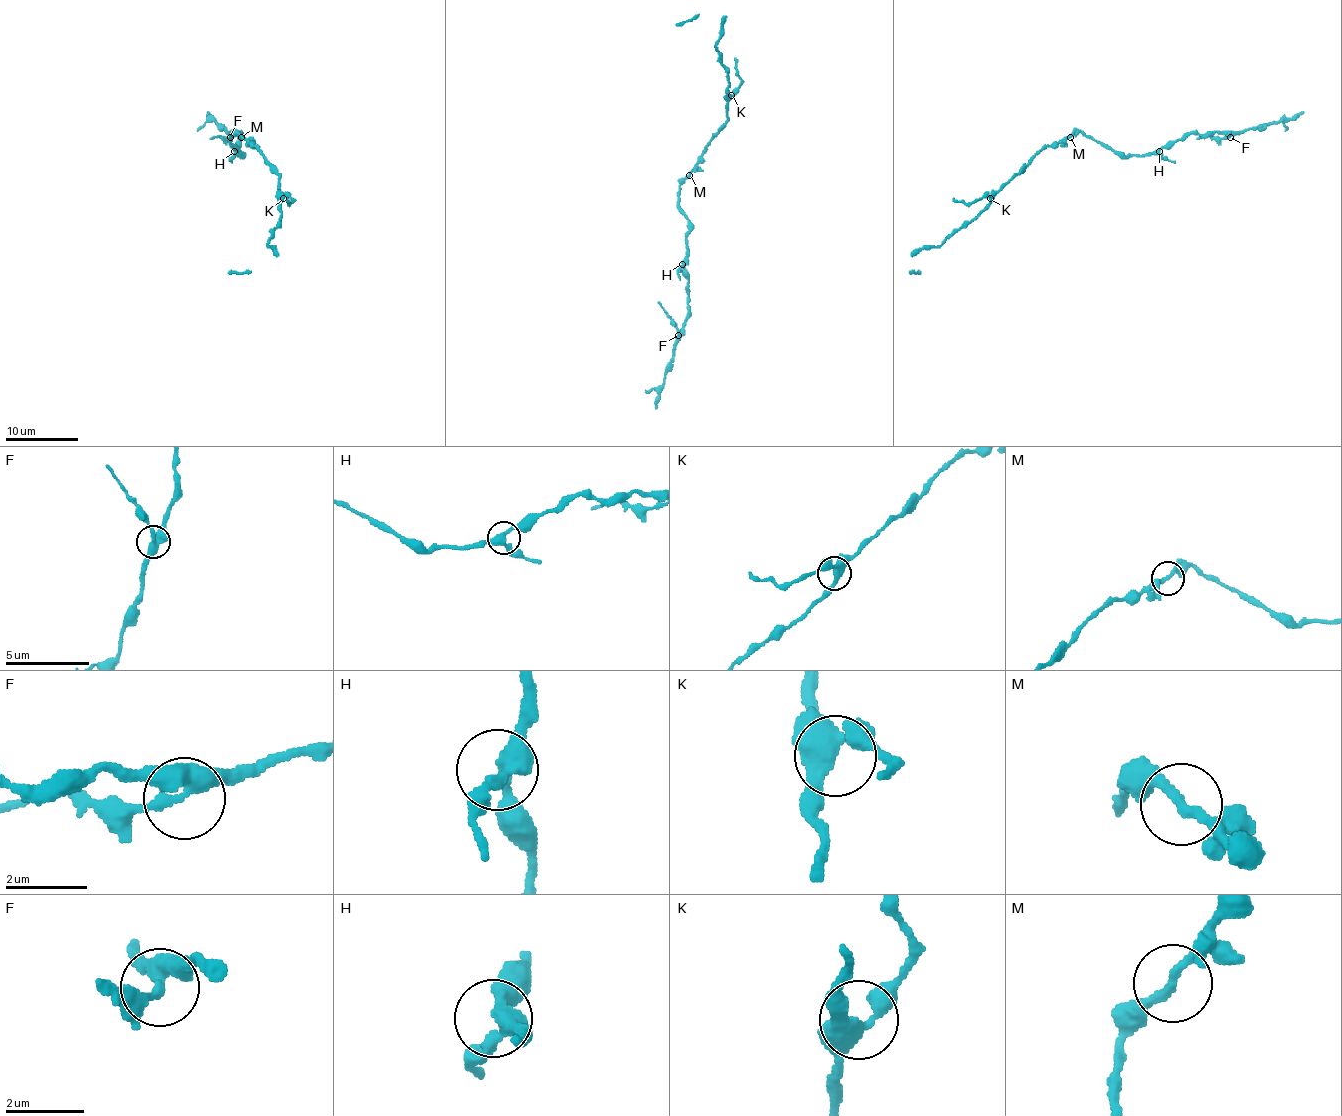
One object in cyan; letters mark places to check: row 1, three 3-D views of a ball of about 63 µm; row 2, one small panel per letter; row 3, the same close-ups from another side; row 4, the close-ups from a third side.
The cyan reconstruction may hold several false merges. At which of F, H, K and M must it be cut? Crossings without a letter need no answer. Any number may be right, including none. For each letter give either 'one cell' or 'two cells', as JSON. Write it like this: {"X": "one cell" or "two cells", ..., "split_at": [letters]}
{"F": "one cell", "H": "one cell", "K": "one cell", "M": "one cell", "split_at": []}

